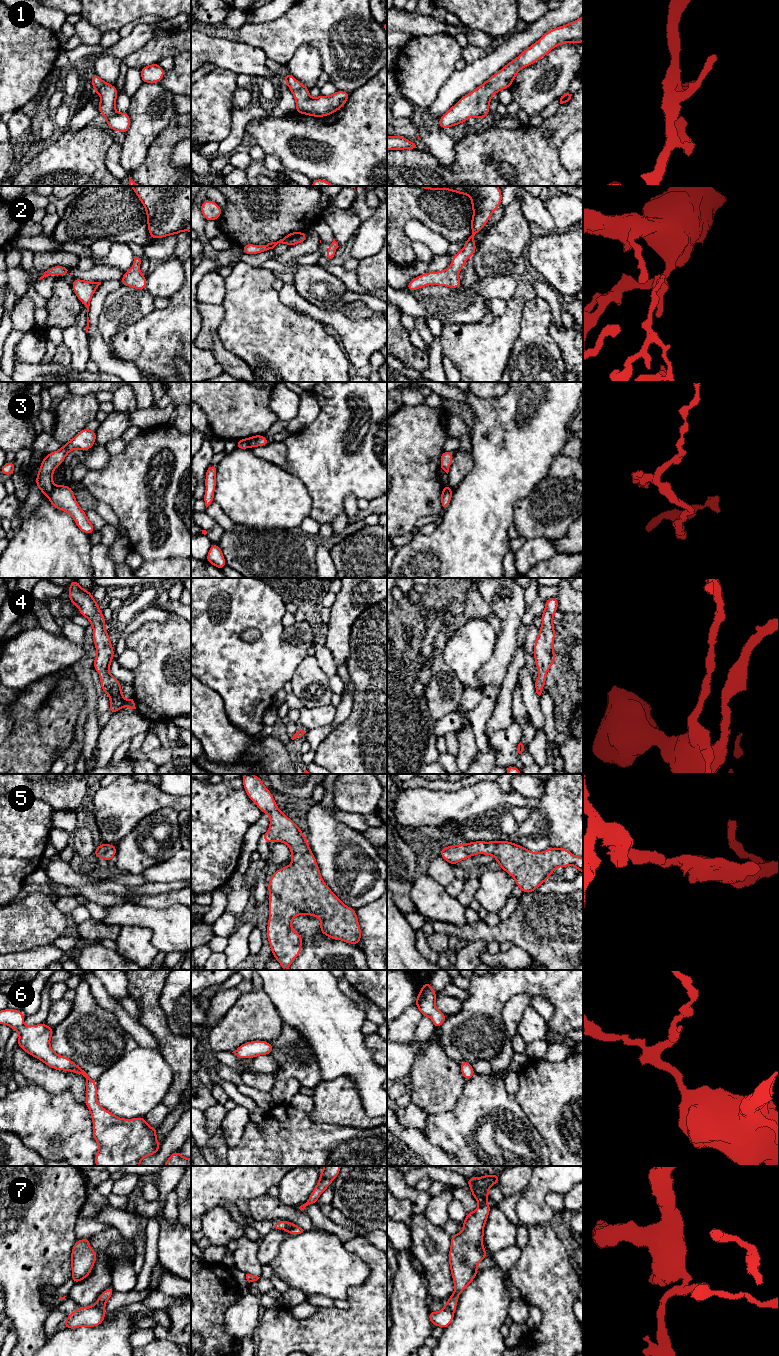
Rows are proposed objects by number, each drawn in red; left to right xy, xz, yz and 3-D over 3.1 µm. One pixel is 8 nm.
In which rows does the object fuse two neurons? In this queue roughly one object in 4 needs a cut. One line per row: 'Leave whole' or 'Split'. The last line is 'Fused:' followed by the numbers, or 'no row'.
1: Leave whole
2: Leave whole
3: Split
4: Leave whole
5: Leave whole
6: Leave whole
7: Split
Fused: 3, 7

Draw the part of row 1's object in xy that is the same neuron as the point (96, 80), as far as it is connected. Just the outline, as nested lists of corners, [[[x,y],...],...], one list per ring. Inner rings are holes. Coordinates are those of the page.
[[[92,73],[89,77],[93,84],[92,91],[97,92],[101,97],[97,108],[104,115],[108,127],[114,131],[126,134],[131,125],[131,120],[128,112],[117,113],[115,110],[119,91],[115,86],[106,83],[95,73]]]

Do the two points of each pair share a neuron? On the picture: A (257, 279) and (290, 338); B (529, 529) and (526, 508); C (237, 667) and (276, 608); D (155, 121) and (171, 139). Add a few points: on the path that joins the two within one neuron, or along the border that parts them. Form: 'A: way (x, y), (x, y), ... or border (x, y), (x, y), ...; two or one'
A: way (257, 294), (257, 302), (278, 323); one
B: way (529, 524), (529, 513); one
C: way (252, 653), (270, 635), (270, 623); one
D: border (175, 113), (148, 148); two

